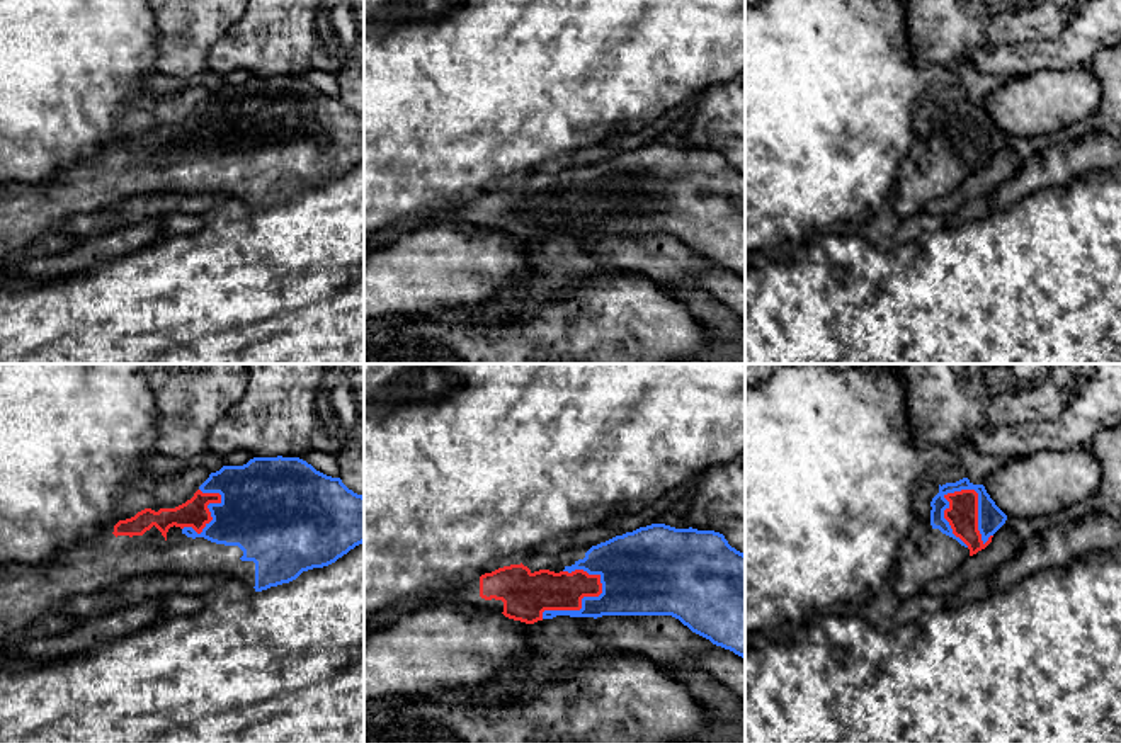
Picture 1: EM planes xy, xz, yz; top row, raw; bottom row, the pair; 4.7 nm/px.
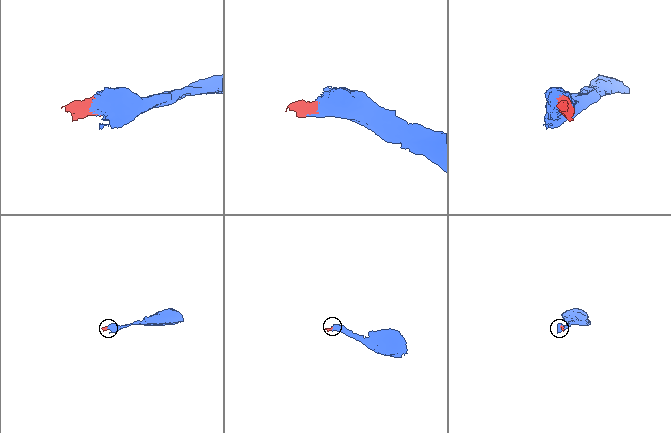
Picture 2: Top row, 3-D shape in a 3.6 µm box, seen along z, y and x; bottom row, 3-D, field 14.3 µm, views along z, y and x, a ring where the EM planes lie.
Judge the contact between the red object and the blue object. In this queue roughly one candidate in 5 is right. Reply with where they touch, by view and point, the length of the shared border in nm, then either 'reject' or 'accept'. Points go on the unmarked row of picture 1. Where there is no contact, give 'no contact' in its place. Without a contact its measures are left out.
meets red in yz at (977, 123); contact 320 nm long; accept

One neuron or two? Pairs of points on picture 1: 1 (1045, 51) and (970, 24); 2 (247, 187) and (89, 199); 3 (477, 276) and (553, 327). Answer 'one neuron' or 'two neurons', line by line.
1: two neurons
2: one neuron
3: two neurons

